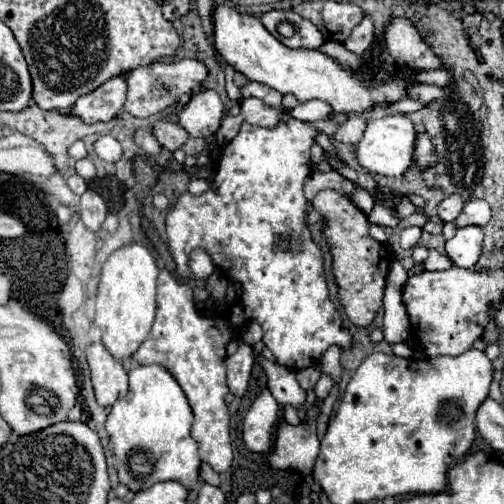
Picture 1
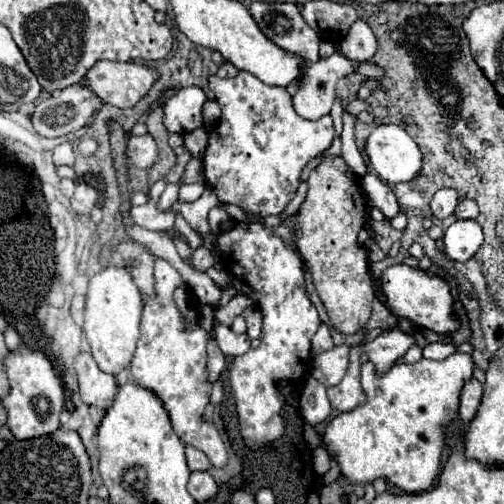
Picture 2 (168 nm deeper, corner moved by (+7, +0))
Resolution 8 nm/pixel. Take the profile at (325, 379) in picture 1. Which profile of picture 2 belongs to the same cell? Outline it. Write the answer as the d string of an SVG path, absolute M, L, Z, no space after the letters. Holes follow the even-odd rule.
M341 344L327 352L321 352L313 358L311 374L315 380L319 380L323 386L335 386L345 376L349 364L349 346Z

